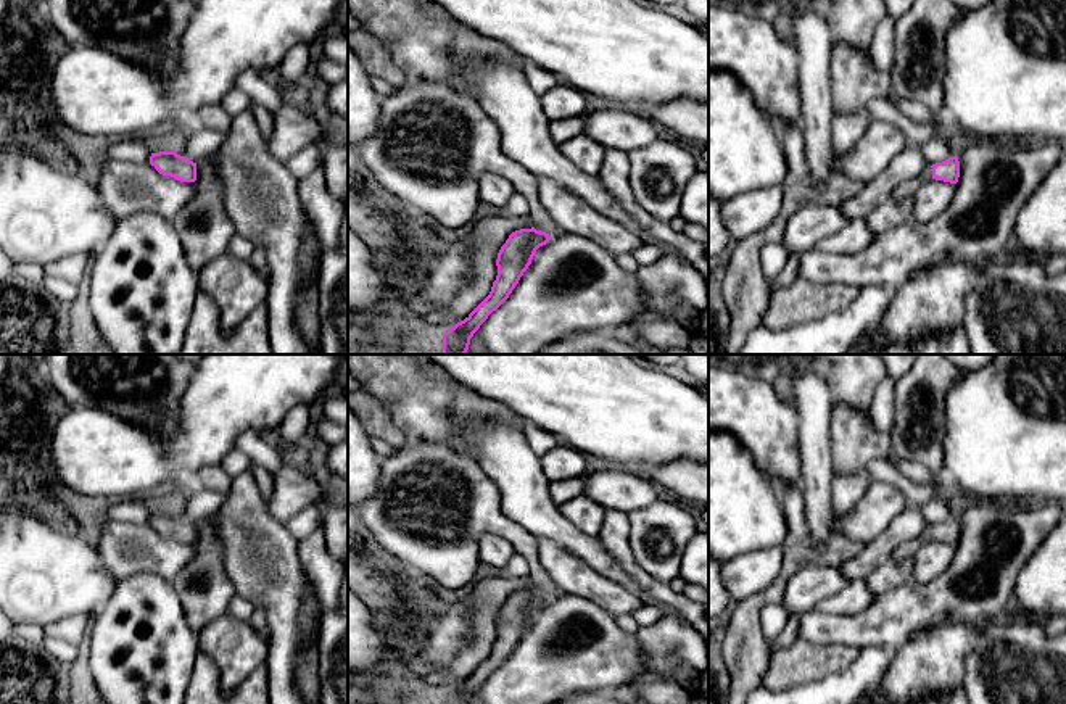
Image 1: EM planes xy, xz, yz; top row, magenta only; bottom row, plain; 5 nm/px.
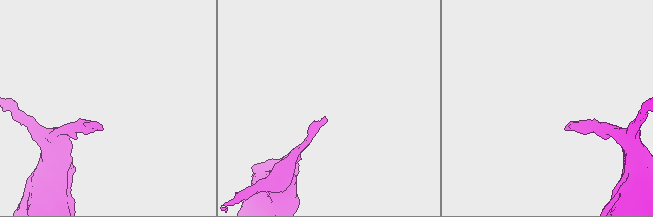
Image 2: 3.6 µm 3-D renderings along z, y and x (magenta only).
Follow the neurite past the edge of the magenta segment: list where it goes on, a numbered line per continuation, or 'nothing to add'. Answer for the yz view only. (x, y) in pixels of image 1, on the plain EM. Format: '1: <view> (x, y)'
1: yz (905, 551)

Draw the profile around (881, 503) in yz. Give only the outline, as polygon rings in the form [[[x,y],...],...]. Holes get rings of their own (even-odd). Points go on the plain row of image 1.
[[[871,482],[868,491],[847,517],[833,514],[831,530],[849,540],[870,543],[884,533],[907,506],[905,490],[882,482]]]

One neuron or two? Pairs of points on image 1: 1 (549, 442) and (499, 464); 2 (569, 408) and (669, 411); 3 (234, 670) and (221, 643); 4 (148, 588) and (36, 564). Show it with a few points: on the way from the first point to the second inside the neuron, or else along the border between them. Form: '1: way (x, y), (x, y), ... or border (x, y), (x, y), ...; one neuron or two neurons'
1: border (522, 429), (527, 445), (540, 456); two neurons
2: way (593, 408), (644, 411); one neuron
3: way (234, 664), (234, 656), (227, 650); one neuron
4: border (116, 580), (110, 600), (97, 612); two neurons

